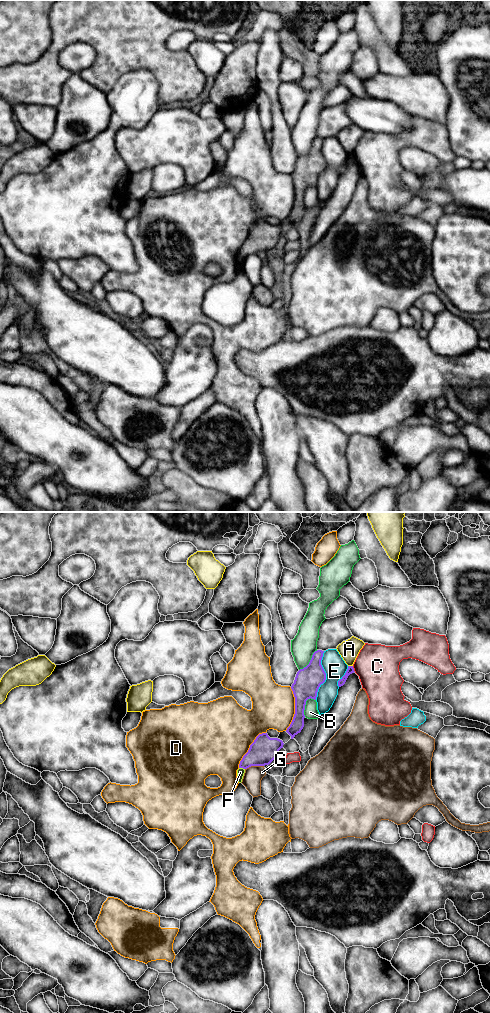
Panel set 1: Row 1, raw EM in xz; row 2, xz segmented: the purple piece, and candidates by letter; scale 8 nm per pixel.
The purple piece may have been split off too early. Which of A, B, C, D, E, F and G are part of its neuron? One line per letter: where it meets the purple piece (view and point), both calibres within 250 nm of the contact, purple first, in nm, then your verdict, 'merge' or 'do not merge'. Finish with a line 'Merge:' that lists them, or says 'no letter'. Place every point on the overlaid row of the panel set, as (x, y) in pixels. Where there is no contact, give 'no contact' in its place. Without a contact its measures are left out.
A: xz (350, 666) | 60/160 nm | do not merge
B: xz (305, 704) | 200/110 nm | do not merge
C: xz (353, 669) | 60/340 nm | do not merge
D: xz (295, 709) | 200/360 nm | do not merge
E: xz (325, 675) | 200/180 nm | do not merge
F: xz (242, 767) | 220/60 nm | do not merge
G: xz (254, 765) | 220/150 nm | do not merge
Merge: no letter

